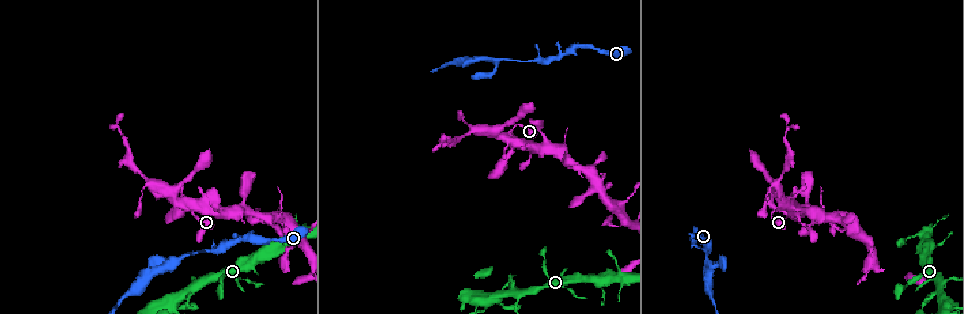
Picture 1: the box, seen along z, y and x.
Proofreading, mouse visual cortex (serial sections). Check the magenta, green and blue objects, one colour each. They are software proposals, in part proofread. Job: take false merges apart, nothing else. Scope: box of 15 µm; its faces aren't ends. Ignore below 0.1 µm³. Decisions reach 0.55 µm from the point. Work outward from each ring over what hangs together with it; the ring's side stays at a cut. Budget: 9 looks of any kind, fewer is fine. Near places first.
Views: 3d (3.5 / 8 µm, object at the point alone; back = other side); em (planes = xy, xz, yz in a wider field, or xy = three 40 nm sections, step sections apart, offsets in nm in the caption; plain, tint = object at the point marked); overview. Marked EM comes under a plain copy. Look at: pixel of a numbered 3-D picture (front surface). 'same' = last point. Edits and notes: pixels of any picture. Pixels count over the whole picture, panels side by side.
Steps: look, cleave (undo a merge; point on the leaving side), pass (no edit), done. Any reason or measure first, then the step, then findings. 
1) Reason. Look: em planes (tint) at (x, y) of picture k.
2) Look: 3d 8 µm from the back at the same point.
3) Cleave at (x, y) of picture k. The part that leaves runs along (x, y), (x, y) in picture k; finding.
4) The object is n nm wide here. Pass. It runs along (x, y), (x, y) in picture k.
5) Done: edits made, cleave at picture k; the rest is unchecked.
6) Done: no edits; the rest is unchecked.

Sudden change in width. Look: 3d 3.5 µm at (212, 251) of picture 1.

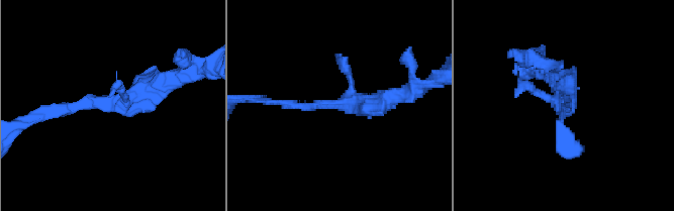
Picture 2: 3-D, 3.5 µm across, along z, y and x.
Look: em xy step 1 (tint) at (115, 103) of picture 2.

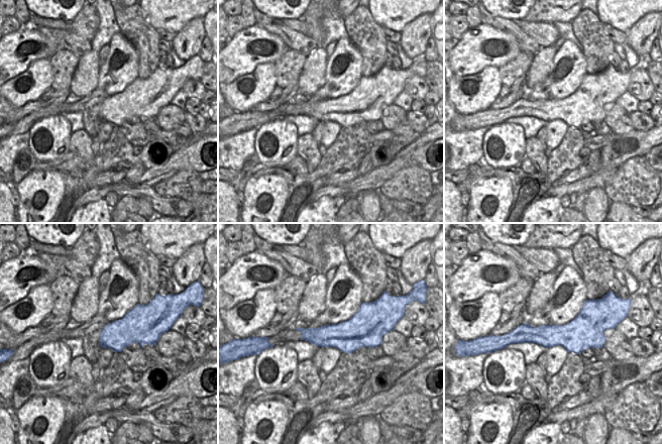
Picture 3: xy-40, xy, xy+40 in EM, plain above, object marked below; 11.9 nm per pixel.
Look: em xy step 3 (tint) at the same point.

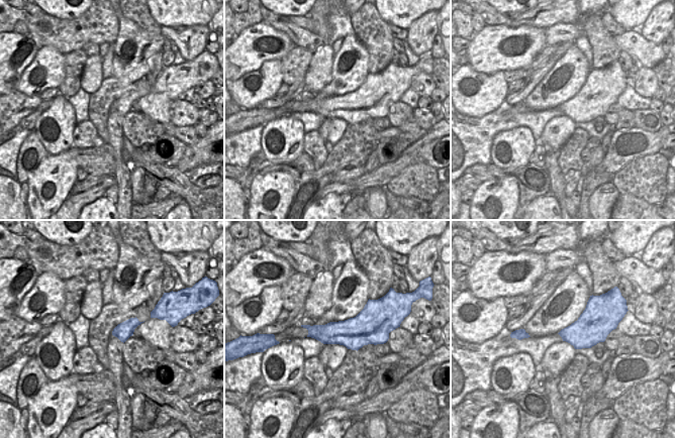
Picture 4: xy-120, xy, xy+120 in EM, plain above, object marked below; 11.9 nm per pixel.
Pass. Continuous, no second cell.

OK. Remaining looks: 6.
Thick turns thin. Look: 3d 3.5 µm at (129, 295) of picture 1.

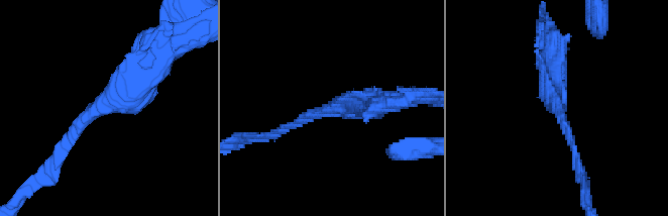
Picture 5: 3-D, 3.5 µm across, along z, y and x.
Shape alone is not enough. Look: em planes (tint) at (326, 110) of picture 5.

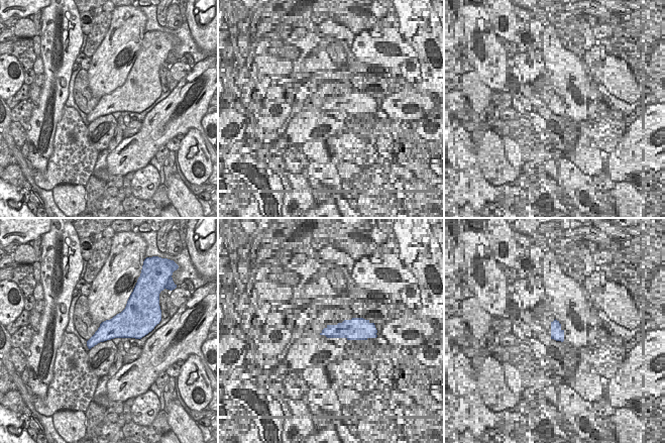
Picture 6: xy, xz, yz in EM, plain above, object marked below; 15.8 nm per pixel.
Pass. It runs along (152, 63), (81, 122), (60, 156) in picture 5; all the same cell.

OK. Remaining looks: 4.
Thin neck. Look: 3d 8 µm at (781, 207) of picture 1.

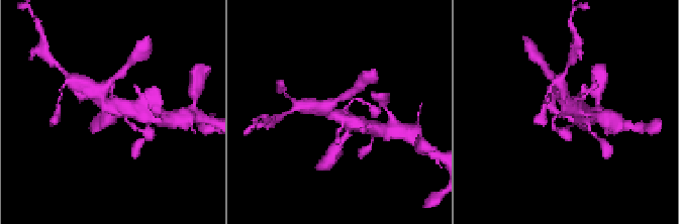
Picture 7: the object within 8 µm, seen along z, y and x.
Now the EM. Look: em xy step 2 (tint) at (118, 114) of picture 7.

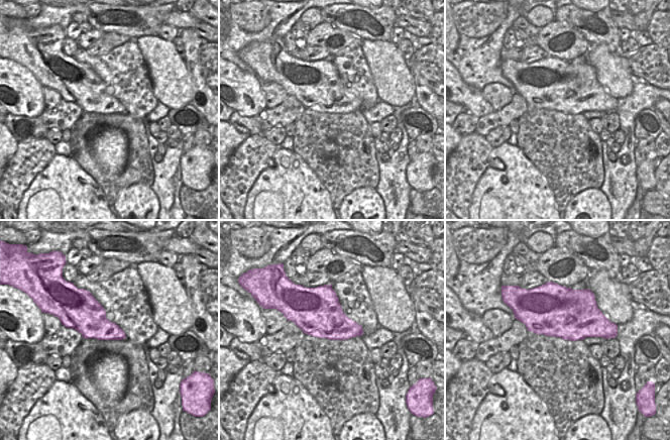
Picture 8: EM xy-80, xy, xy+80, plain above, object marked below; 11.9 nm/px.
The object is 500 nm wide here. Pass. It runs along (554, 128), (558, 115), (580, 113) in picture 7; one cell here.

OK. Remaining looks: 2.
A narrow waist. Look: 3d 3.5 µm at (138, 171) of picture 1.

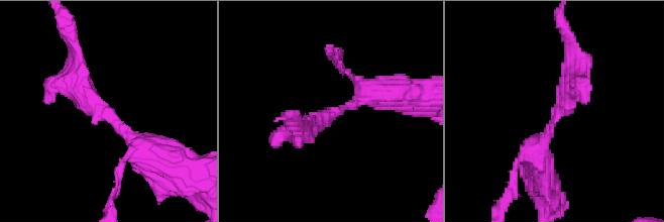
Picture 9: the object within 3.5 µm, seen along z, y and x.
The arms are 350, 400 nm wide; now the EM. Look: em xy step 2 (tint) at (112, 118) of picture 9.

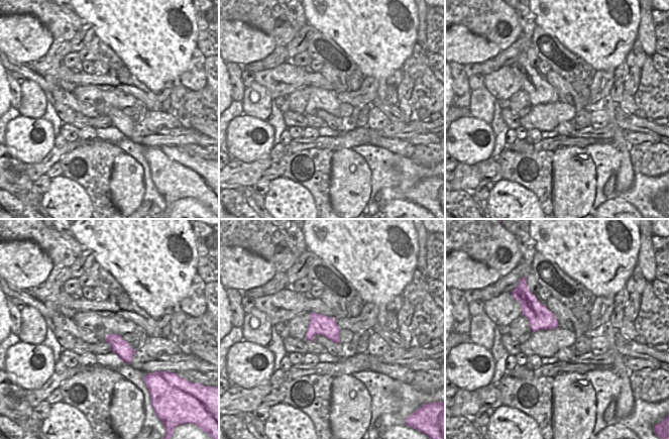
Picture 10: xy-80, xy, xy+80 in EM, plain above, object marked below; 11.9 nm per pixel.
Pass. It runs along (164, 153), (102, 110), (78, 67) in picture 9; continuous, no second cell.

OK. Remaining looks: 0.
Done: no edits; the rest is unchecked.

